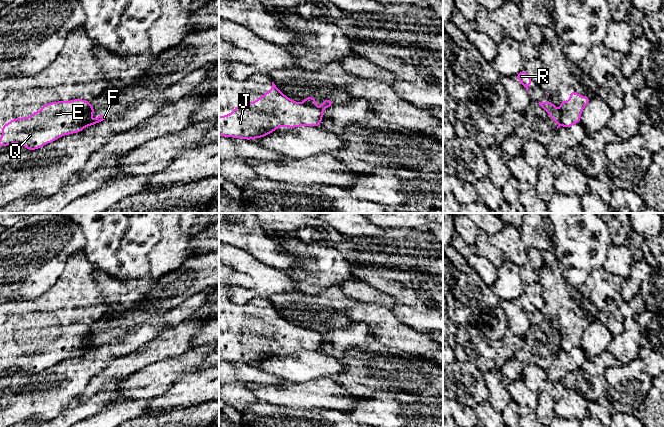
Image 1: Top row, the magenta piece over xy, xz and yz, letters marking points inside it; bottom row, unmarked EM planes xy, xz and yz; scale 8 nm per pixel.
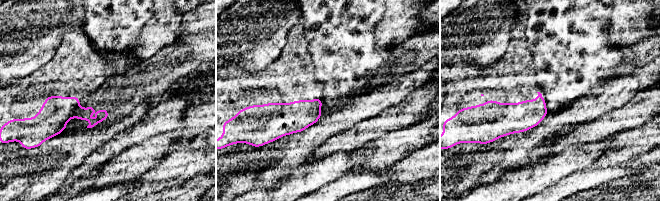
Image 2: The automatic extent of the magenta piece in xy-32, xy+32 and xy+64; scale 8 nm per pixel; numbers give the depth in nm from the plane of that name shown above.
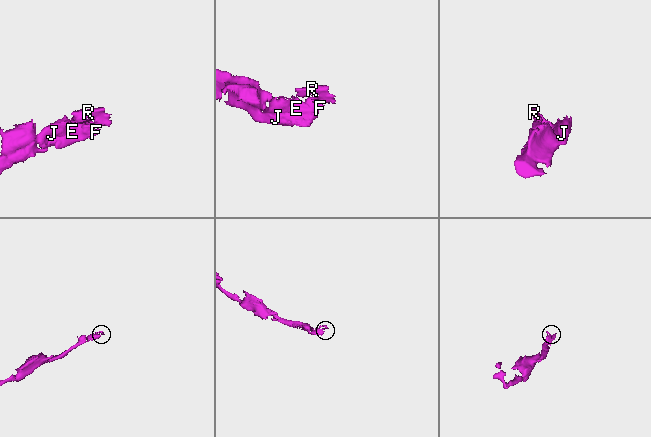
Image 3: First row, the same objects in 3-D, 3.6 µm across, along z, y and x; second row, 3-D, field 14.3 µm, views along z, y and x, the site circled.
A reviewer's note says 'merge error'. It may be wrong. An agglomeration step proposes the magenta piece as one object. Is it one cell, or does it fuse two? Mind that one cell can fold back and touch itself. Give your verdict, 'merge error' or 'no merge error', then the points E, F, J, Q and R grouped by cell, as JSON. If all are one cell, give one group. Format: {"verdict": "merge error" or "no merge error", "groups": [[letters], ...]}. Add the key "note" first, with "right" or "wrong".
{"note": "right", "verdict": "merge error", "groups": [["E", "J", "Q"], ["F", "R"]]}

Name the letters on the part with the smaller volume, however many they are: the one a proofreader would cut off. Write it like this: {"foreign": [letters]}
{"foreign": ["F", "R"]}

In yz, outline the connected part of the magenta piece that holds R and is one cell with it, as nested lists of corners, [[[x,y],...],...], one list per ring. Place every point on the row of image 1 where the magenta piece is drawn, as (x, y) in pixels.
[[[522,70],[519,74],[517,74],[515,78],[521,82],[527,91],[529,85],[533,83],[533,80],[529,77],[528,73],[525,70]]]

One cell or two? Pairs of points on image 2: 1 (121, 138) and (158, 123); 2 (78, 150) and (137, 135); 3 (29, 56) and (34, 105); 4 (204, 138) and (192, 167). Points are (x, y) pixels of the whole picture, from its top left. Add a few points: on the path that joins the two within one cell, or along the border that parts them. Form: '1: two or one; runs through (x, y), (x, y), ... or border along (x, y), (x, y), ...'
1: one; runs through (130, 136), (149, 125)
2: two; border along (109, 137), (86, 157)
3: two; border along (51, 60), (31, 73), (13, 79), (10, 82)
4: two; border along (187, 142), (193, 149), (205, 147)

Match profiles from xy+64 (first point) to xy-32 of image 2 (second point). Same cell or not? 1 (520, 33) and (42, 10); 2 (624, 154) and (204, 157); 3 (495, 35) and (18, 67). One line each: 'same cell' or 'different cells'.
1: different cells
2: different cells
3: same cell

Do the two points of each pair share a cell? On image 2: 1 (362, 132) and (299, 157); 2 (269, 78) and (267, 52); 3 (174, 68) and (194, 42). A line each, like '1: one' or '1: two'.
1: two
2: two
3: one

